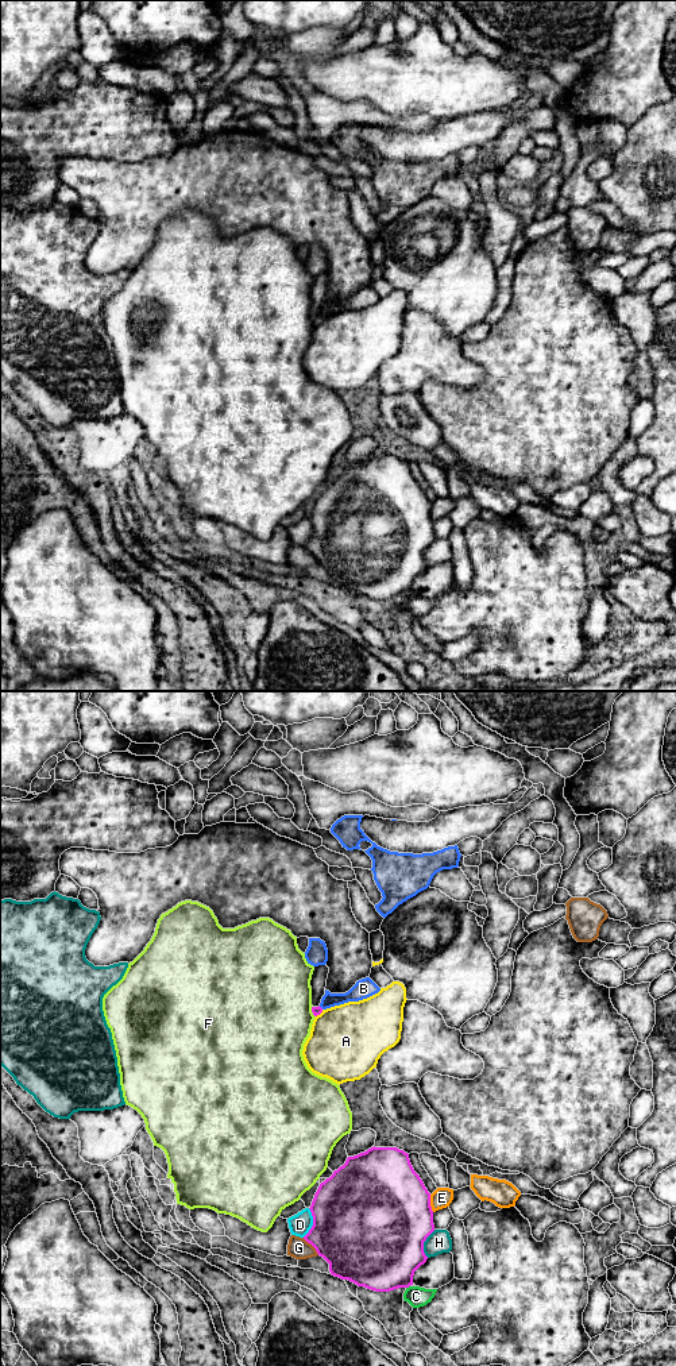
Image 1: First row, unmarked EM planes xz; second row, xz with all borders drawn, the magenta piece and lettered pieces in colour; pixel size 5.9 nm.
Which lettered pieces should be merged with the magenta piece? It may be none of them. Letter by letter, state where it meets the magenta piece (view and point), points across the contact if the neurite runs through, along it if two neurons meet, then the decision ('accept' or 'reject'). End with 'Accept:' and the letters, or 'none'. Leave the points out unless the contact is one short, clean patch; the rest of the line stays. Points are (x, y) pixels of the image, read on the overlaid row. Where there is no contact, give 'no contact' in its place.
A: meets magenta in xz at (319, 1014); reject
B: meets magenta in xz at (320, 1007); border along xz (319, 1006), (323, 1008); reject
C: meets magenta in xz at (408, 1287); reject
D: meets magenta in xz at (313, 1223); reject
E: meets magenta in xz at (429, 1203); reject
F: meets magenta in xz at (312, 1011); reject
G: meets magenta in xz at (312, 1245); reject
H: meets magenta in xz at (423, 1243); reject
Accept: none

